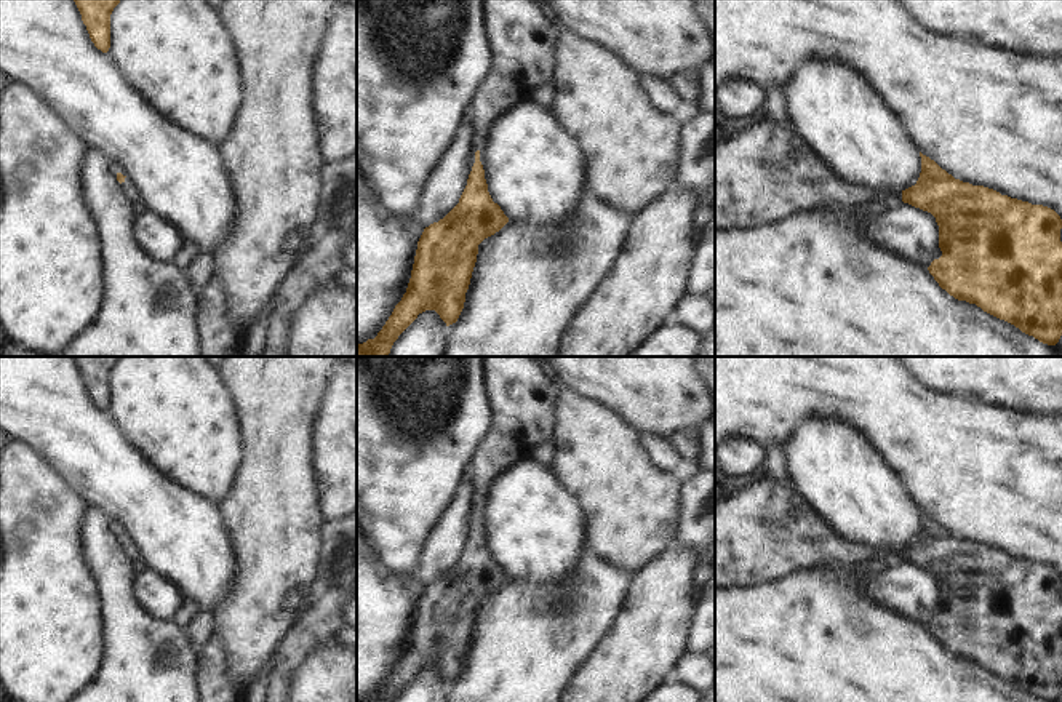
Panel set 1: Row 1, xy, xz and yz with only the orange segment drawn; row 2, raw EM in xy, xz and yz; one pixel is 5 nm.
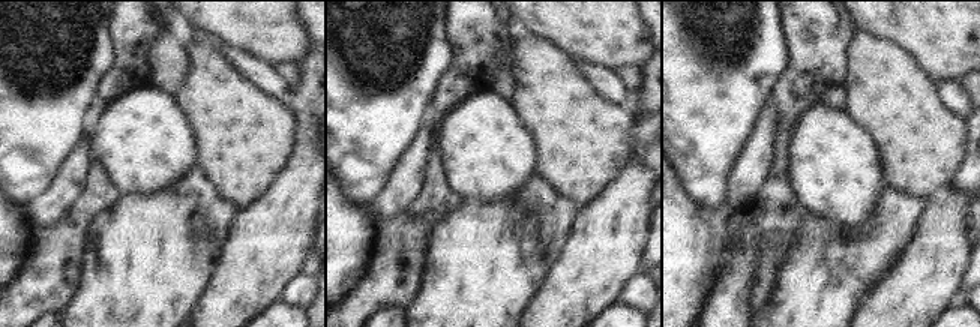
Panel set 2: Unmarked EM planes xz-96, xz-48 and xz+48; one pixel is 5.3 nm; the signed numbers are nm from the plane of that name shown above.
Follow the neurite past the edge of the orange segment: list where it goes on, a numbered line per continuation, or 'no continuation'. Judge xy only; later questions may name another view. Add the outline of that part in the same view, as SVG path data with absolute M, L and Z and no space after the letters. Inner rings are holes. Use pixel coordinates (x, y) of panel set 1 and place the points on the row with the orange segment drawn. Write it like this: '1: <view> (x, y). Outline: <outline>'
1: xy (130, 191). Outline: M125 177L125 181L120 184L120 187L123 189L128 201L131 201L134 208L141 208L139 193L138 193L136 187L130 182L128 177Z

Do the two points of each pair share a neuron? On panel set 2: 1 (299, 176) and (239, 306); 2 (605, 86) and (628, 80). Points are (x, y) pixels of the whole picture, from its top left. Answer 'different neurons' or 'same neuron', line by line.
1: same neuron
2: different neurons

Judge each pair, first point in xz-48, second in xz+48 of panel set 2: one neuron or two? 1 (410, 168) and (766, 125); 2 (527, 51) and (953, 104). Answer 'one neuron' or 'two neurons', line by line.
1: one neuron
2: two neurons

